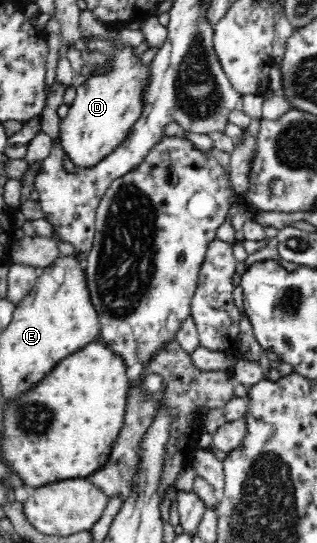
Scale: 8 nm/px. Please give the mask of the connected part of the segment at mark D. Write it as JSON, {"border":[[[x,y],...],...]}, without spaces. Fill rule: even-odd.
{"border":[[[87,38],[85,42],[89,50],[109,56],[109,68],[103,74],[89,76],[76,88],[75,100],[70,104],[67,116],[60,120],[60,142],[76,169],[97,166],[127,138],[140,115],[142,88],[149,72],[149,67],[134,54],[134,48],[115,50],[110,42],[96,38]]]}

